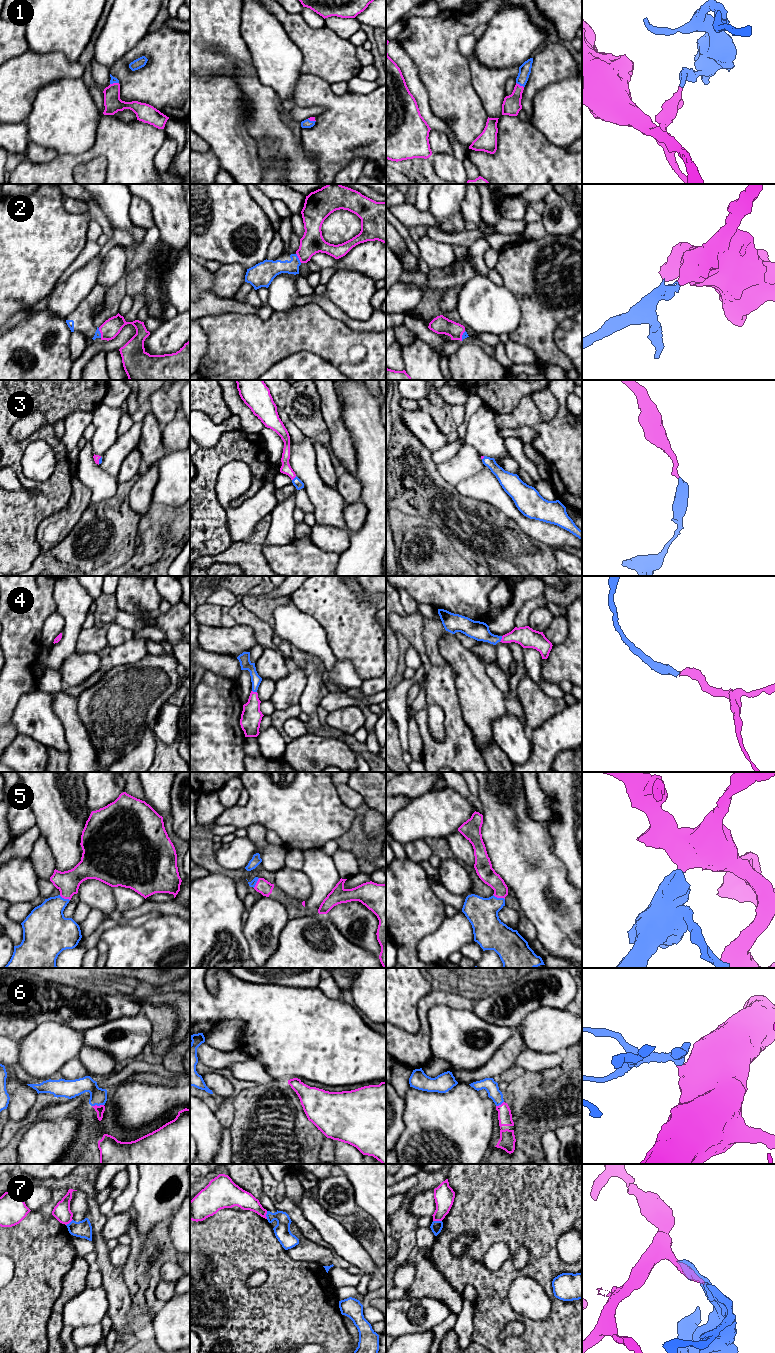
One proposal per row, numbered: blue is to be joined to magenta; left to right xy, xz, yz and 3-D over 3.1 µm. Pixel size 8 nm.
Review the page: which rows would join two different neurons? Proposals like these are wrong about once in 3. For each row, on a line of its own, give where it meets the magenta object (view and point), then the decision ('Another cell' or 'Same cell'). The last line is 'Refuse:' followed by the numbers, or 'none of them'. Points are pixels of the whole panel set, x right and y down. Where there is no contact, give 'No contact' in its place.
1: Touches magenta at yz (519, 85). Same cell
2: Touches magenta at xz (298, 257). Same cell
3: Touches magenta at xz (294, 477). Same cell
4: Touches magenta at yz (501, 639). Same cell
5: Touches magenta at yz (499, 897). Same cell
6: Touches magenta at xy (96, 1105). Same cell
7: Touches magenta at yz (437, 1220). Another cell
Refuse: 7

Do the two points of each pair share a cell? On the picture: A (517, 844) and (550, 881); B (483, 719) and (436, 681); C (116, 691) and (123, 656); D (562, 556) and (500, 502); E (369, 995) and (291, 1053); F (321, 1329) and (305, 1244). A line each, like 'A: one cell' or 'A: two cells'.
A: one cell
B: two cells
C: two cells
D: two cells
E: two cells
F: two cells

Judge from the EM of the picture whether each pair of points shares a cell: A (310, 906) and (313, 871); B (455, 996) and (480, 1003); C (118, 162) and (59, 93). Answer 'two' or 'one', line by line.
A: one
B: one
C: two

